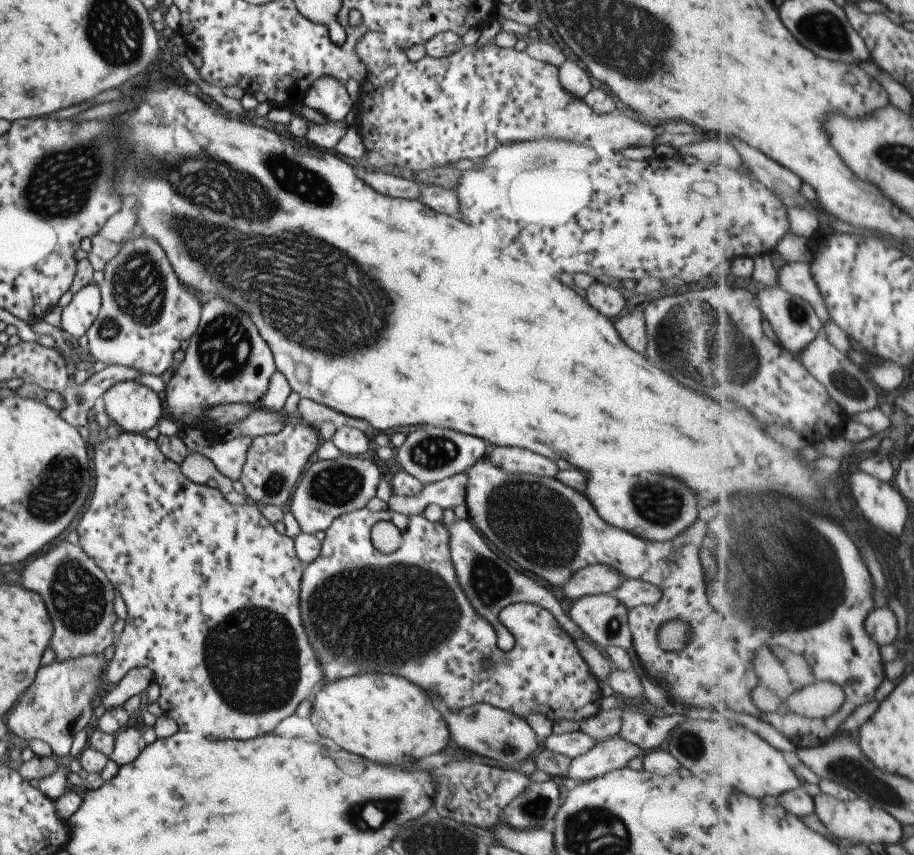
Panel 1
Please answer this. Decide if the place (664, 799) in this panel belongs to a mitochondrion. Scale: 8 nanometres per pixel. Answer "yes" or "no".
no

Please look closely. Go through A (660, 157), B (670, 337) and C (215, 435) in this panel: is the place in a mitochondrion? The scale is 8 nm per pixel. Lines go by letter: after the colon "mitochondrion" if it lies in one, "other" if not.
A: other
B: mitochondrion
C: other

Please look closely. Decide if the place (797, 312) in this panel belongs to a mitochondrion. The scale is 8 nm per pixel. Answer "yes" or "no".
yes

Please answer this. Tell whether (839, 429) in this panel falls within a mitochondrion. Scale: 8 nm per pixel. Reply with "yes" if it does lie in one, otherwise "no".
no

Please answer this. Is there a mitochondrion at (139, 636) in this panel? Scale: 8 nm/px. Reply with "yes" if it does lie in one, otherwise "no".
no

